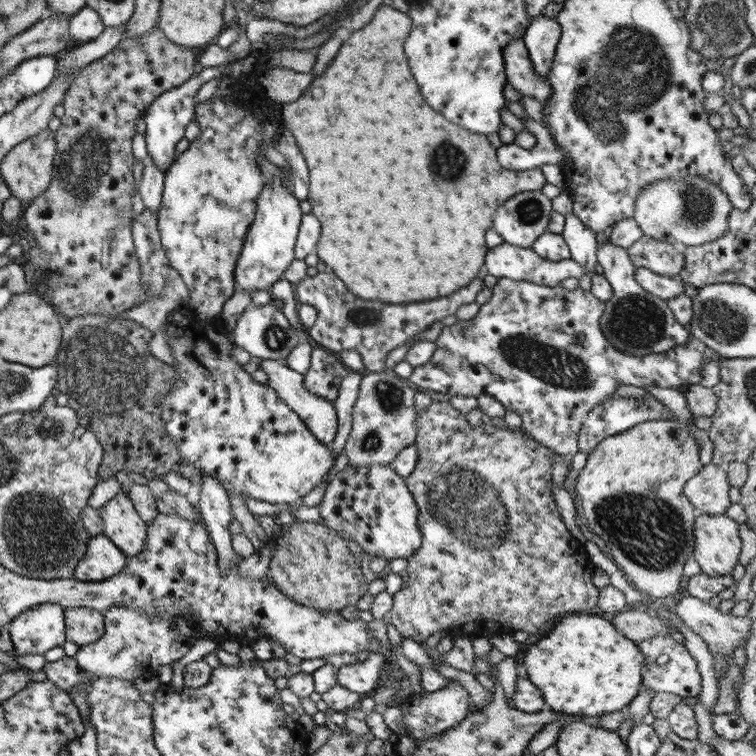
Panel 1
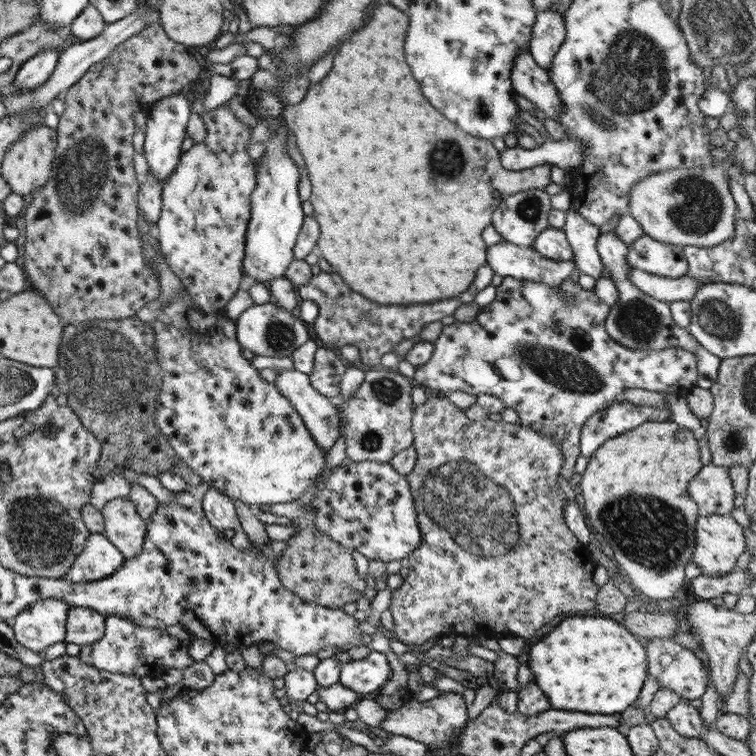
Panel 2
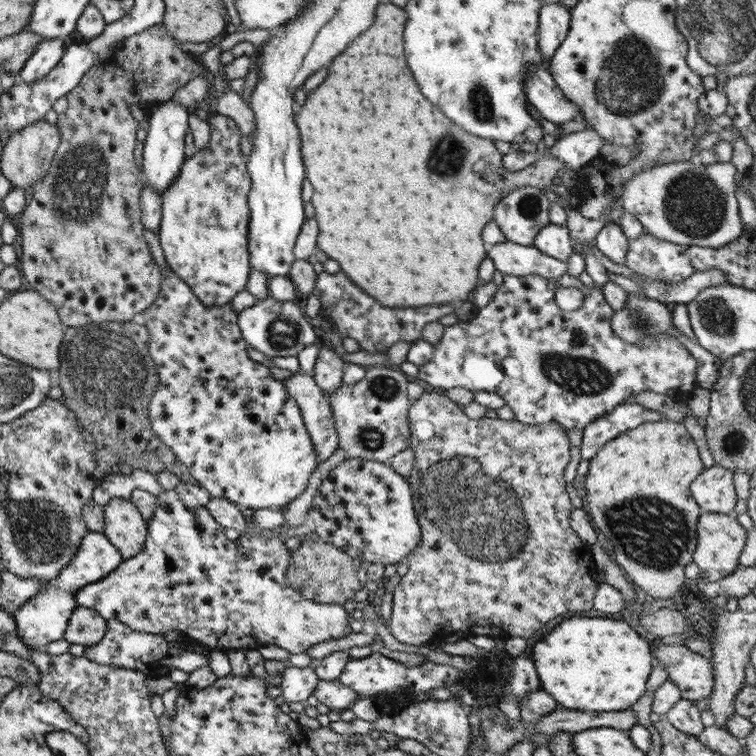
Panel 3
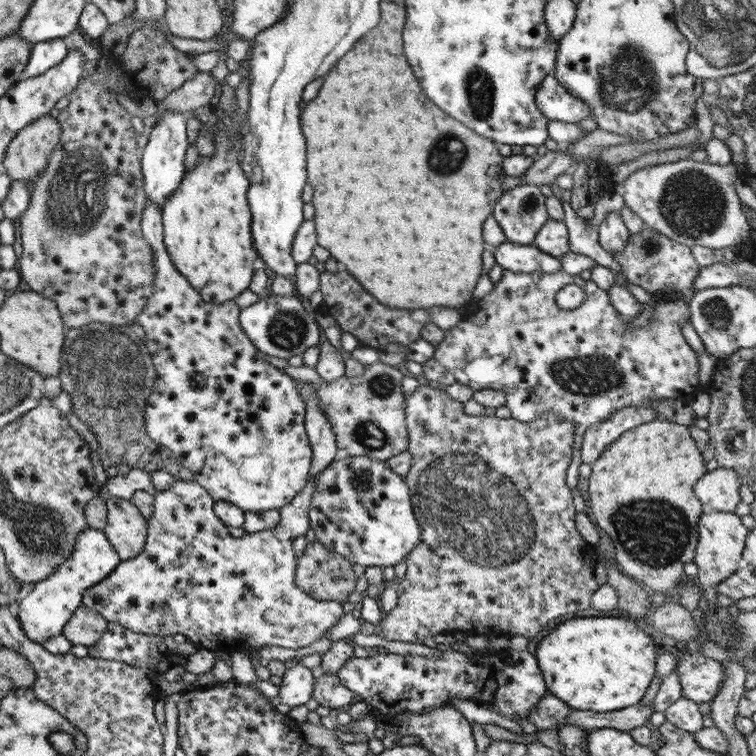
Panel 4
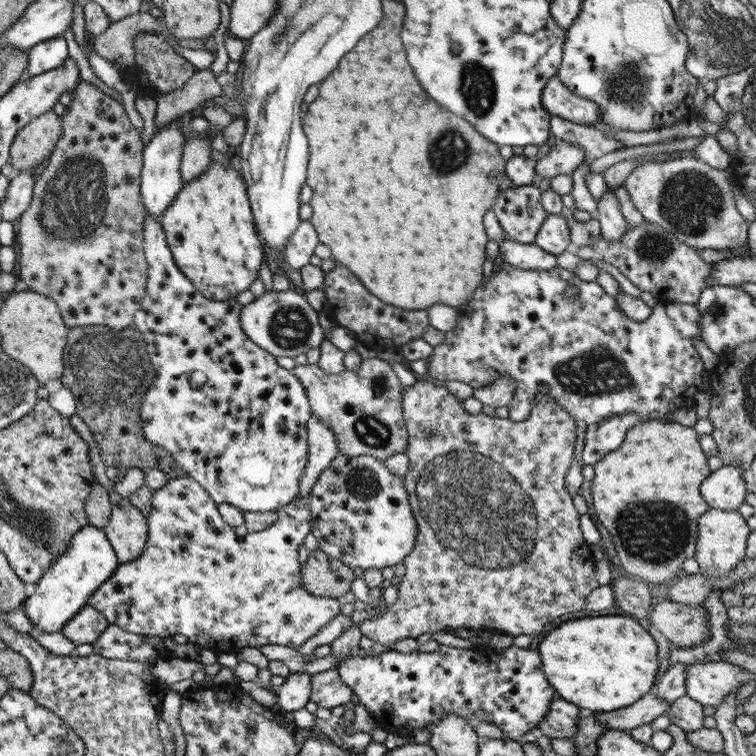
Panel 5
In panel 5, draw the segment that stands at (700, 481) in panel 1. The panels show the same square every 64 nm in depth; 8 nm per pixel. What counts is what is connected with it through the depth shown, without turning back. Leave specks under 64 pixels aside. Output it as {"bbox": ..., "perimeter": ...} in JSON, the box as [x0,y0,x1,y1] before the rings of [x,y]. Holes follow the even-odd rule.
{"bbox":[700,465,746,510],"perimeter":[[[724,465],[711,471],[710,476],[700,484],[700,493],[712,509],[737,510],[746,500],[746,481],[740,465]]]}

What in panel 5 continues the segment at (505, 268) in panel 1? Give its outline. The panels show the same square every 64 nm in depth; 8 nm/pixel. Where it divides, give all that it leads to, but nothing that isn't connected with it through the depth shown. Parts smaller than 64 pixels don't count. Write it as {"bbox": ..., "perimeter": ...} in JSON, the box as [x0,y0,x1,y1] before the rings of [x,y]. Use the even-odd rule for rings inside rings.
{"bbox":[499,238,558,271],"perimeter":[[[505,238],[499,249],[502,262],[516,268],[549,271],[558,266],[557,256],[542,250],[535,242],[522,244]]]}

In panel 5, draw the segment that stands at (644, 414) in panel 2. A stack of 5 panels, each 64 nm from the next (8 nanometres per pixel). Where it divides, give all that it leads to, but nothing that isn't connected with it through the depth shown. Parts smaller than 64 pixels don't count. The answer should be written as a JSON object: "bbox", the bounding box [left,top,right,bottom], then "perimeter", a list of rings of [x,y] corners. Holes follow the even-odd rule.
{"bbox":[583,412,642,465],"perimeter":[[[630,412],[590,424],[584,436],[583,464],[596,465],[606,454],[617,450],[624,443],[626,432],[640,422],[642,418]]]}

